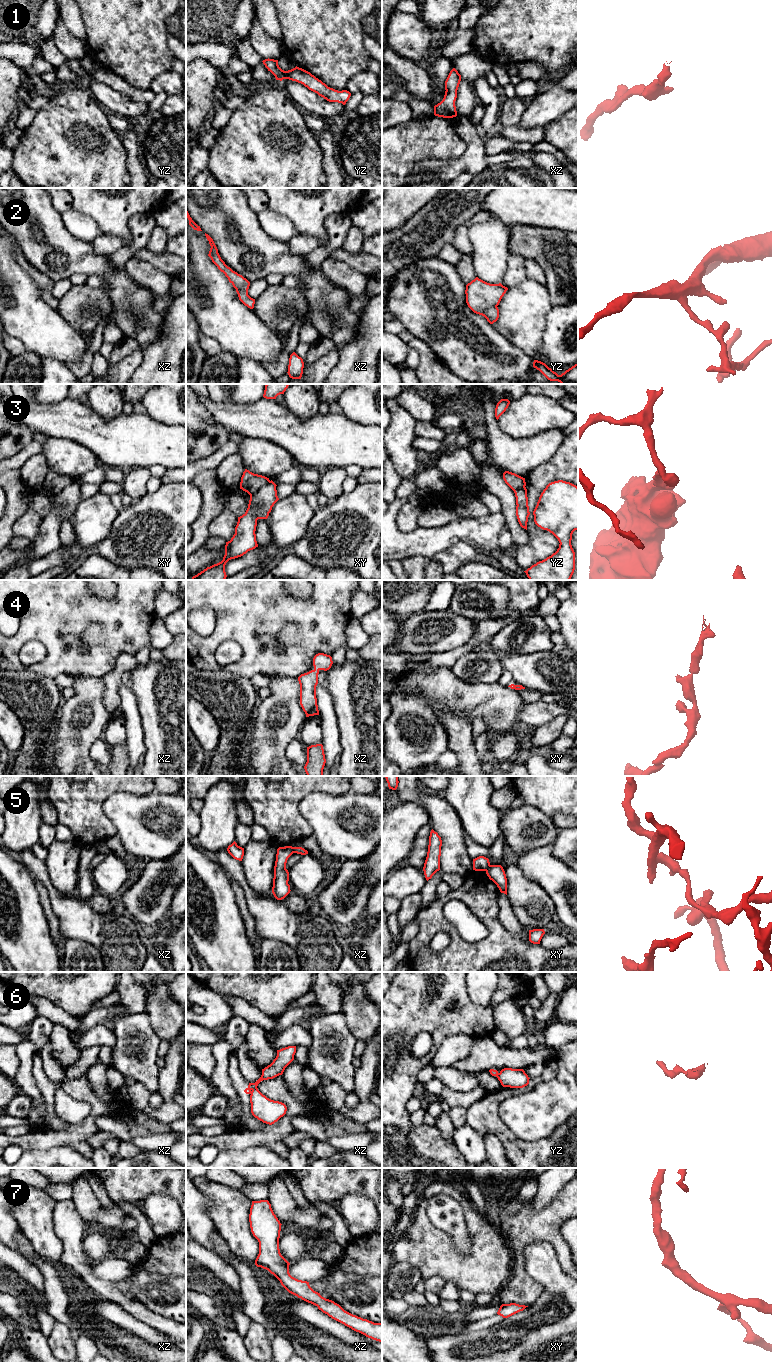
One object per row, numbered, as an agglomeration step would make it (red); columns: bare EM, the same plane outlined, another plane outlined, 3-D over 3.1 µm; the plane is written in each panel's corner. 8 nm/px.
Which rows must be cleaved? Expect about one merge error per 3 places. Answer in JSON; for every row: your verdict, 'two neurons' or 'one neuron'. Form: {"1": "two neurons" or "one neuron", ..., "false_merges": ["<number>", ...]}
{"1": "one neuron", "2": "two neurons", "3": "two neurons", "4": "one neuron", "5": "two neurons", "6": "two neurons", "7": "one neuron", "false_merges": ["2", "3", "5", "6"]}

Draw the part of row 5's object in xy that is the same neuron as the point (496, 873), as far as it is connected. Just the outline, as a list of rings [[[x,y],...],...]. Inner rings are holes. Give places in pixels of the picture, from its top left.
[[[491,865],[486,874],[497,885],[500,892],[507,895],[507,878],[503,867],[501,865]]]

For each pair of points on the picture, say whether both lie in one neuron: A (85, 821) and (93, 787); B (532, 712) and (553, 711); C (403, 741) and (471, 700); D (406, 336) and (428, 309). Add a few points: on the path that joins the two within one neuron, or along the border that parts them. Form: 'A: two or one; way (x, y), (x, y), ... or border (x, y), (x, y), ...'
A: one; way (85, 813), (85, 800), (90, 795)
B: one; way (537, 712), (548, 711)
C: one; way (411, 722), (433, 700), (451, 700)
D: two; border (406, 329), (414, 336)

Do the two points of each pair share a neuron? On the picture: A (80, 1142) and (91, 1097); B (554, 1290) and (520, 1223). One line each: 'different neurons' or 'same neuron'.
A: same neuron
B: different neurons

